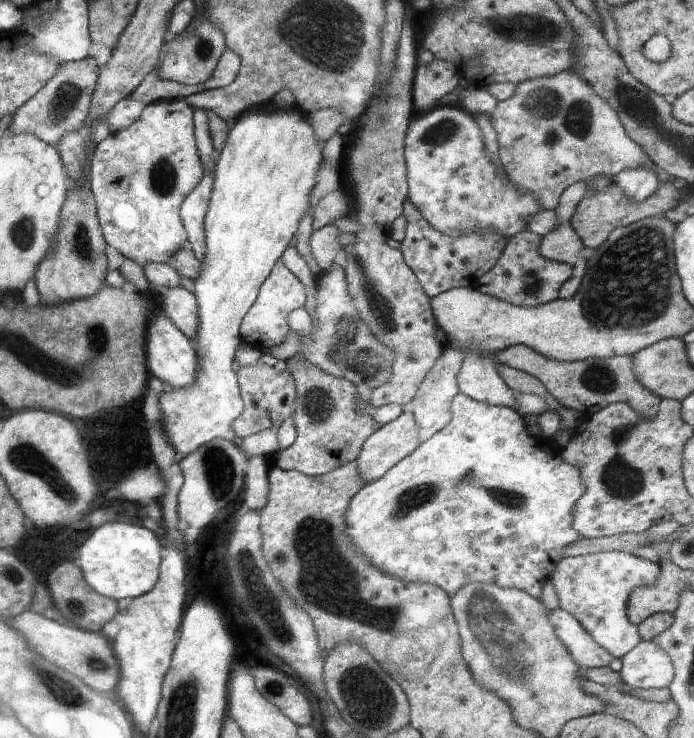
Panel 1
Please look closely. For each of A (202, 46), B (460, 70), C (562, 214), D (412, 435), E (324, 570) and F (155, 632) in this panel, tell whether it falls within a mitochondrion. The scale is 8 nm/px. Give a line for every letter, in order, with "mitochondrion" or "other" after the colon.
A: mitochondrion
B: other
C: other
D: other
E: mitochondrion
F: other

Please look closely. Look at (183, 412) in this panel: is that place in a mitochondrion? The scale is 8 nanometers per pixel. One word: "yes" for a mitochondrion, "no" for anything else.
yes

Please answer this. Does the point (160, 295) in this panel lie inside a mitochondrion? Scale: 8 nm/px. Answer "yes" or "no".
no

